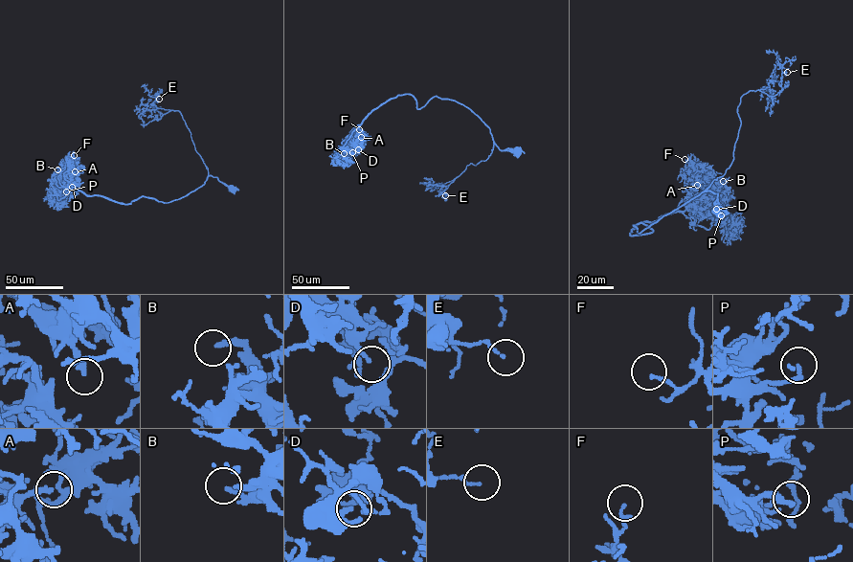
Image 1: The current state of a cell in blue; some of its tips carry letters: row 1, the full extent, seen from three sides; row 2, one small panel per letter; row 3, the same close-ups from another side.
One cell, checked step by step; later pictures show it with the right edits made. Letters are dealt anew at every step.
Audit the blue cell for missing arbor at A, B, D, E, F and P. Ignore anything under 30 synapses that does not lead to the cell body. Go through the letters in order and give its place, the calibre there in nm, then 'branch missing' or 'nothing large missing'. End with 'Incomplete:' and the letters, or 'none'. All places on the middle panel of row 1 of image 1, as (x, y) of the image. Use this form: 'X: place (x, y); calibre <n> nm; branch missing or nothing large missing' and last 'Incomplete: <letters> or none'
A: place (361, 137); calibre 220 nm; branch missing
B: place (344, 153); calibre 180 nm; nothing large missing
D: place (358, 149); calibre 170 nm; nothing large missing
E: place (445, 195); calibre 110 nm; nothing large missing
F: place (359, 129); calibre 150 nm; nothing large missing
P: place (352, 152); calibre 160 nm; nothing large missing
Incomplete: A

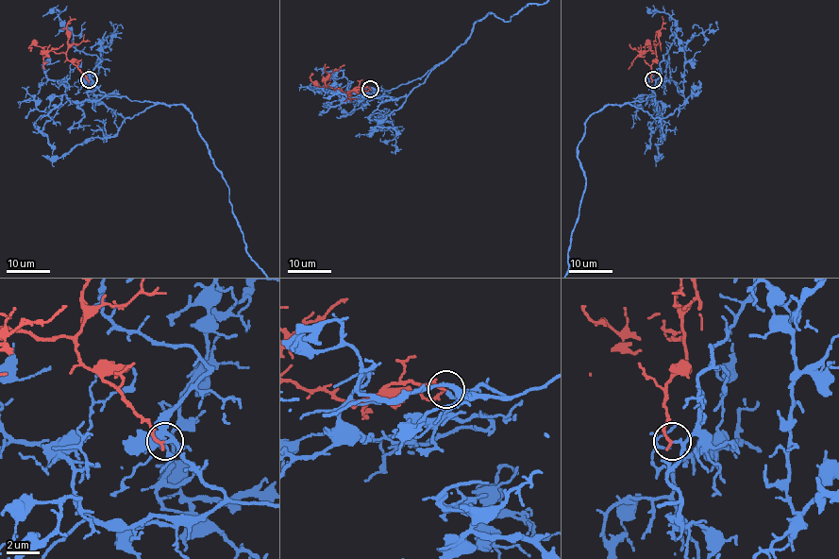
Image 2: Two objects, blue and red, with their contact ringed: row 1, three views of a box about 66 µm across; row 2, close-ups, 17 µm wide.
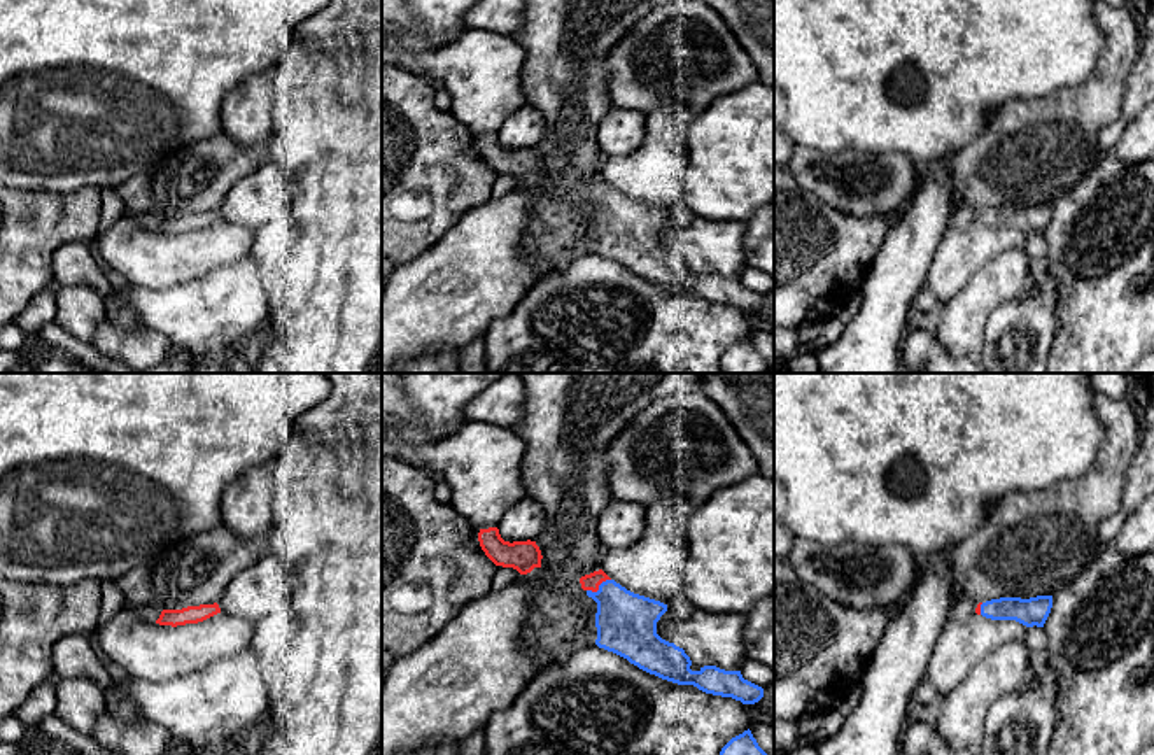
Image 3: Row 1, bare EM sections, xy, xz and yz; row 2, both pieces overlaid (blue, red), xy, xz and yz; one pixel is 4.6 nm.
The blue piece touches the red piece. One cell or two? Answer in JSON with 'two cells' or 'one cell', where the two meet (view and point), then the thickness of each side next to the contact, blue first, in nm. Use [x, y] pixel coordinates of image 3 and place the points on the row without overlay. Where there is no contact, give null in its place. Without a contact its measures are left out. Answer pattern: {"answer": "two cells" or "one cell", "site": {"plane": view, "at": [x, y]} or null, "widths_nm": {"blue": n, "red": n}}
{"answer": "one cell", "site": {"plane": "xz", "at": [599, 195]}, "widths_nm": {"blue": 280, "red": 80}}

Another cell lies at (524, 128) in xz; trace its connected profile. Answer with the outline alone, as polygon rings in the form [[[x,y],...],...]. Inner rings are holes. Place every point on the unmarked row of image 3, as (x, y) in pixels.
[[[524,103],[517,112],[506,117],[497,137],[501,145],[510,151],[534,149],[541,142],[545,130],[545,116]]]

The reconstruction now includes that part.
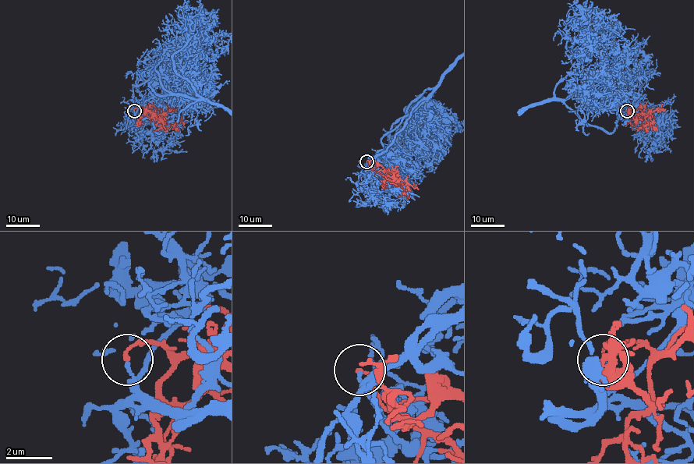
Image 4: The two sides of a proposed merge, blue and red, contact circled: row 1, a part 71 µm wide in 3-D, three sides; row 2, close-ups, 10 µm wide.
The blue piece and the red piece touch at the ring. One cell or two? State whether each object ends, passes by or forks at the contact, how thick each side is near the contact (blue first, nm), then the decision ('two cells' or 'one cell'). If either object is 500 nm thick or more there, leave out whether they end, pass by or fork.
blue ends there; red ends there; 140 nm thick on the blue side, 140 nm on the other; one cell

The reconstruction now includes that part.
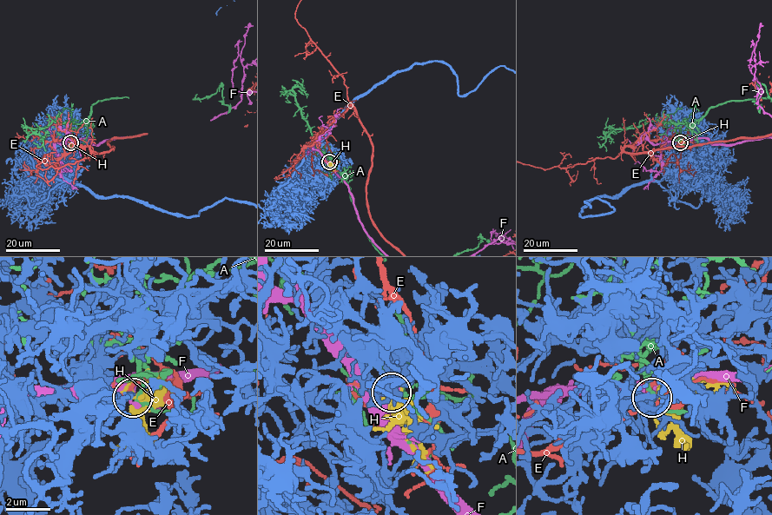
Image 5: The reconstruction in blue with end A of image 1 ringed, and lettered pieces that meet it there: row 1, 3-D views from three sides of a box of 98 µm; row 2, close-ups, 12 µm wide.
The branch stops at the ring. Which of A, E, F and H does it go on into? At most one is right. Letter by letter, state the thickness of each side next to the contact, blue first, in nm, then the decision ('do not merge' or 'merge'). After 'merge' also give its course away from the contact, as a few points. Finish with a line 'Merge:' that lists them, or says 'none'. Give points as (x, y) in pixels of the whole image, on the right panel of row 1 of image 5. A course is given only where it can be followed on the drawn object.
A: 240/130 nm | do not merge
E: 240/130 nm | do not merge
F: 240/600 nm | do not merge
H: 240/280 nm | merge
Merge: H

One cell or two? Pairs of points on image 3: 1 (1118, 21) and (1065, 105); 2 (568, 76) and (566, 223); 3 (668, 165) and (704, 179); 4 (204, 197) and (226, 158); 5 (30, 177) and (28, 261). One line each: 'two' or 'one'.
1: one
2: one
3: two
4: one
5: two

